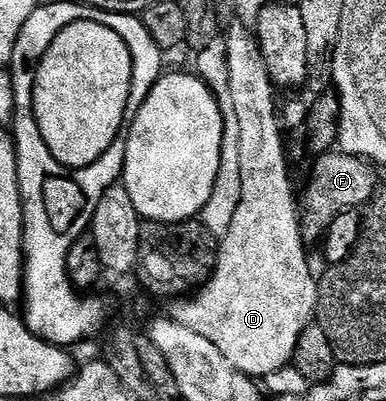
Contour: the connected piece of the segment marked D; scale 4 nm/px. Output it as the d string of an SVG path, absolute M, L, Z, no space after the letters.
M241 24L231 25L229 33L226 36L224 33L223 44L224 40L225 64L229 67L229 84L233 87L233 112L237 115L235 127L241 155L243 198L239 210L235 210L228 237L220 241L213 277L196 294L178 299L181 301L174 306L171 316L188 330L207 338L235 369L260 378L290 367L301 336L317 315L318 277L313 276L305 257L307 241L299 219L298 201L297 204L293 201L293 180L289 177L289 156L281 137L283 124L279 119L279 104L277 108L275 85L267 74L263 54L254 33Z

